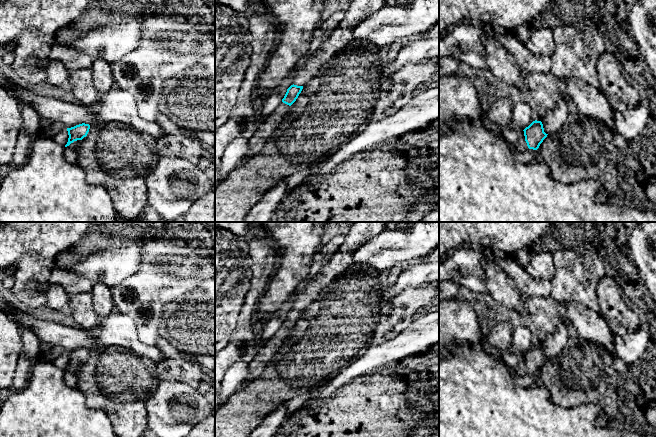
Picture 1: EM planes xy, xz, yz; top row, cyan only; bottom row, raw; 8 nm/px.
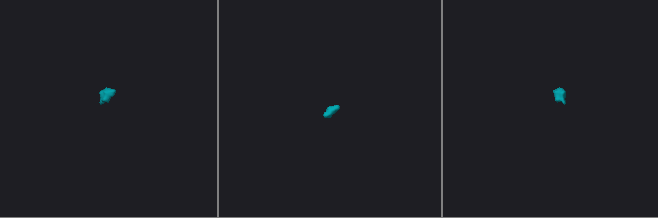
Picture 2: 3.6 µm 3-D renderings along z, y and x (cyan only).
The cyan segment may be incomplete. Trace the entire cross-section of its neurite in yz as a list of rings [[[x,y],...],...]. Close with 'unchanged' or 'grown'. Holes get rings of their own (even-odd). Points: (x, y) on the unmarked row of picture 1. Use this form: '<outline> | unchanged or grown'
[[[533,345],[528,351],[524,354],[524,363],[519,364],[517,367],[512,368],[512,374],[514,377],[514,382],[518,387],[532,387],[536,385],[538,380],[538,372],[543,364],[547,361],[548,358],[544,356],[543,348],[541,345]]] | grown

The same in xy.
[[[85,347],[67,352],[69,362],[65,369],[64,381],[69,387],[77,388],[78,373],[81,364],[87,360],[89,353],[90,349]]] | grown

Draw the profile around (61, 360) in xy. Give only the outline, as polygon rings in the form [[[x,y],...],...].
[[[66,352],[60,353],[56,356],[53,356],[51,362],[58,368],[65,370],[68,366],[68,355]]]

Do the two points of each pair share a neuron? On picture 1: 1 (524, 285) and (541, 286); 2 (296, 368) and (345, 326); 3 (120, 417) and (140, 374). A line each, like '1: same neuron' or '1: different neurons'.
1: same neuron
2: same neuron
3: same neuron

